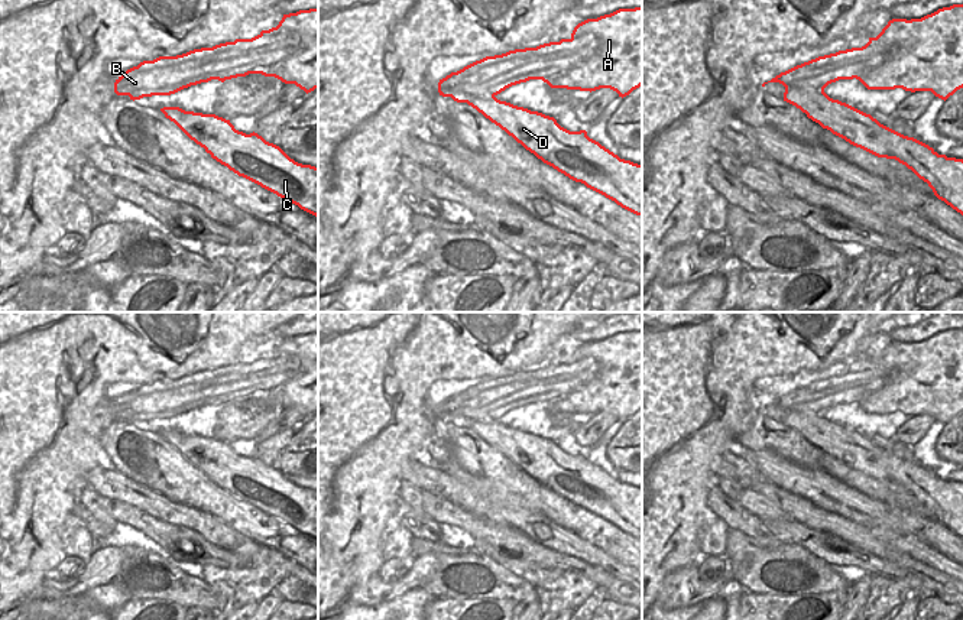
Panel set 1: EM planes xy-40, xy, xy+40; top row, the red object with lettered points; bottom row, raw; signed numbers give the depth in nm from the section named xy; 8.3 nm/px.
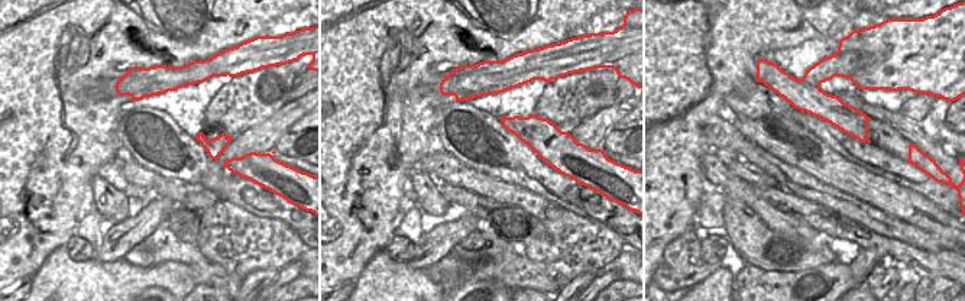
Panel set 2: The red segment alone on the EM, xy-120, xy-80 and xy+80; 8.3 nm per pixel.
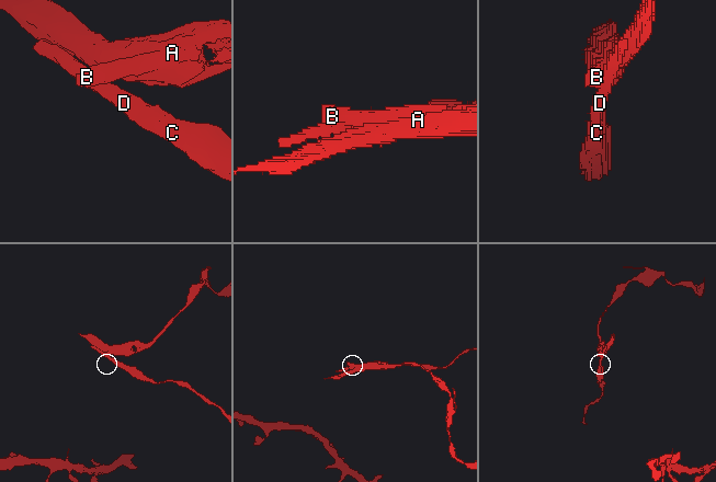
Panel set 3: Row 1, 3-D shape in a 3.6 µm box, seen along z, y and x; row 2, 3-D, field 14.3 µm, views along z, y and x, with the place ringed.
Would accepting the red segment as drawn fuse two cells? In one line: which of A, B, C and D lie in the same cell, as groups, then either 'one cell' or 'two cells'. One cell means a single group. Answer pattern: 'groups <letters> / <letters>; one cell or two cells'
groups A / B C D; two cells

